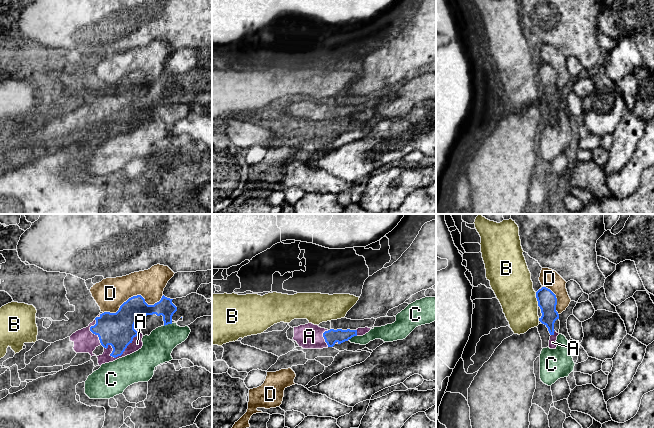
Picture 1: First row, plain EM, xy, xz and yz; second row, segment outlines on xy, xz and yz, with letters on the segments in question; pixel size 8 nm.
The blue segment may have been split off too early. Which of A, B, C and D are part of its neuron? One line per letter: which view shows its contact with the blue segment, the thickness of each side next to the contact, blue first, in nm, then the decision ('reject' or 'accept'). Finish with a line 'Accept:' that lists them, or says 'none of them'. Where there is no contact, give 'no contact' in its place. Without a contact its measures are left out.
A: contact in xy; calibres 280 and 90 nm; accept
B: contact in yz; calibres 160 and 320 nm; reject
C: contact in xy; calibres 140 and 240 nm; reject
D: contact in xy; calibres 200 and 240 nm; reject
Accept: A

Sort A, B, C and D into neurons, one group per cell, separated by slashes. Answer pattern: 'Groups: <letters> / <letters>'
Groups: A / B / C / D

